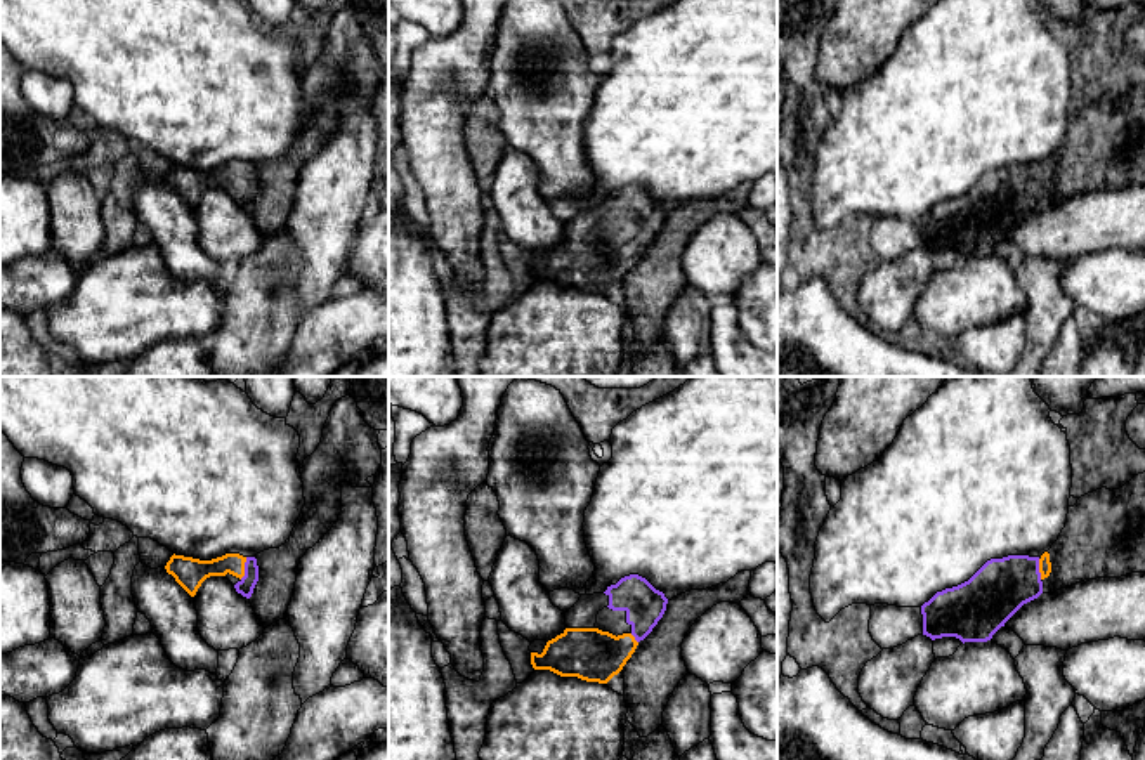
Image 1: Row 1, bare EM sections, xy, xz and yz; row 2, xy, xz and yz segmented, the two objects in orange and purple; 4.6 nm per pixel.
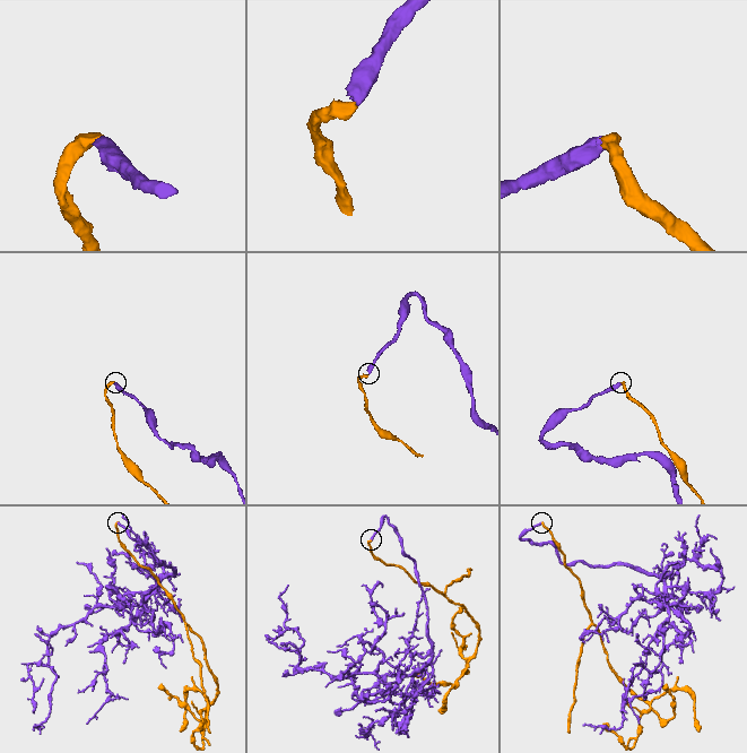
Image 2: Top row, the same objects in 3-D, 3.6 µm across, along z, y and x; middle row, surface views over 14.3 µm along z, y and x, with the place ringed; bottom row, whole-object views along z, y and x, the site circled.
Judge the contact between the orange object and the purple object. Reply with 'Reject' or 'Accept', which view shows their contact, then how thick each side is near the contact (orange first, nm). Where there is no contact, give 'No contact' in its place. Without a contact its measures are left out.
Accept. Touches orange in xy. Thickness 150 nm (orange) against 80 nm

